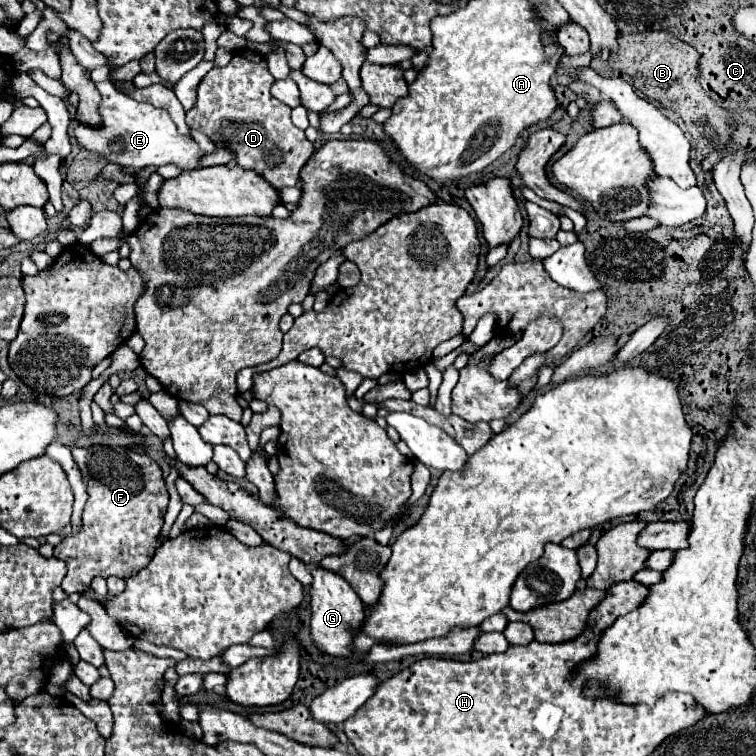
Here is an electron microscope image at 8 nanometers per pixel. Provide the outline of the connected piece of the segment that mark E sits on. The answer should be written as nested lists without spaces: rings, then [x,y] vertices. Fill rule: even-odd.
[[[101,81],[95,87],[103,97],[101,107],[99,107],[99,113],[103,117],[103,127],[93,129],[75,119],[73,133],[81,147],[95,151],[101,157],[105,157],[107,161],[123,165],[123,167],[141,169],[141,167],[149,167],[149,165],[161,167],[161,165],[169,165],[169,163],[173,163],[181,171],[191,171],[191,169],[199,167],[199,161],[205,153],[193,141],[193,137],[181,135],[177,131],[175,121],[171,119],[171,115],[165,109],[157,109],[151,103],[139,103],[139,101],[119,93],[111,81]]]

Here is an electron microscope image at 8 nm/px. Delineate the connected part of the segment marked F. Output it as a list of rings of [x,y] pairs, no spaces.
[[[73,447],[73,457],[83,473],[83,481],[87,485],[89,499],[85,503],[83,515],[81,515],[81,531],[73,531],[67,535],[53,551],[53,555],[67,563],[67,575],[61,583],[61,589],[65,595],[71,593],[83,593],[83,589],[89,589],[93,577],[133,577],[139,569],[147,567],[151,557],[155,555],[155,549],[163,543],[161,541],[161,527],[163,527],[163,515],[167,511],[169,493],[165,489],[163,471],[155,459],[151,459],[147,453],[135,453],[127,447],[121,447],[121,451],[115,447],[87,447],[79,449]]]

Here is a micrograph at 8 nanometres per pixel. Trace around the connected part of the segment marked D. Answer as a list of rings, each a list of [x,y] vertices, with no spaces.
[[[241,49],[233,53],[233,59],[225,67],[213,67],[197,89],[197,103],[191,111],[187,111],[187,125],[191,129],[203,131],[213,143],[221,143],[223,147],[229,147],[235,153],[235,161],[243,169],[255,169],[261,173],[273,187],[293,187],[299,181],[301,167],[309,161],[313,153],[313,143],[305,137],[305,133],[291,123],[291,107],[277,101],[271,95],[273,75],[267,69],[267,63],[261,55],[249,49]]]

